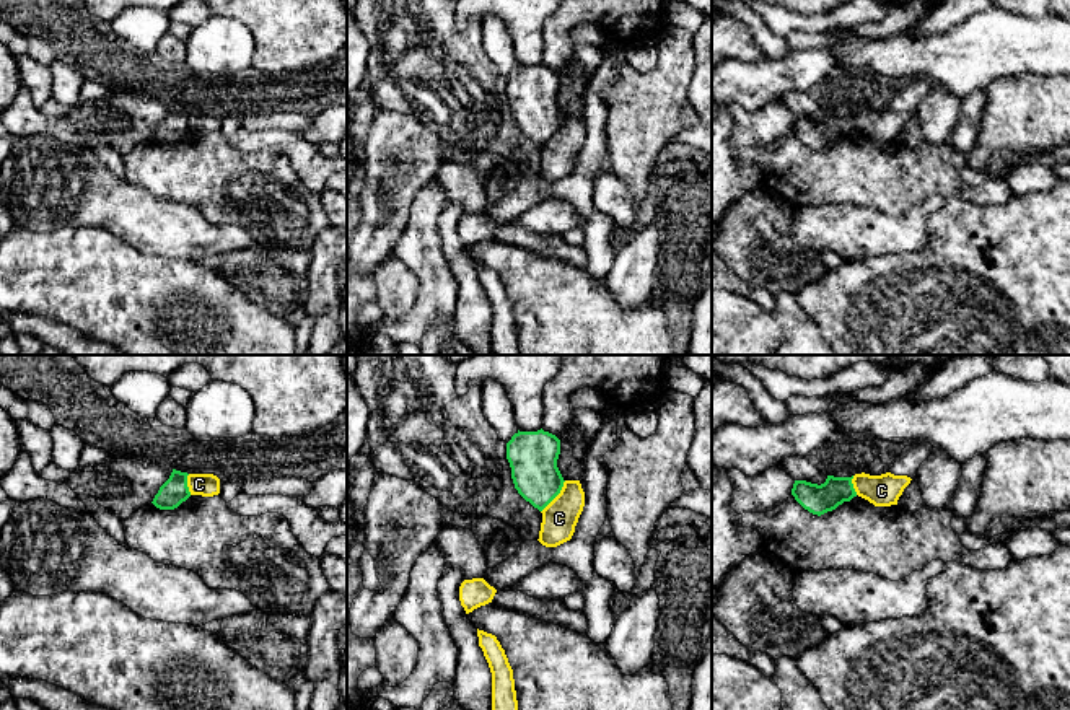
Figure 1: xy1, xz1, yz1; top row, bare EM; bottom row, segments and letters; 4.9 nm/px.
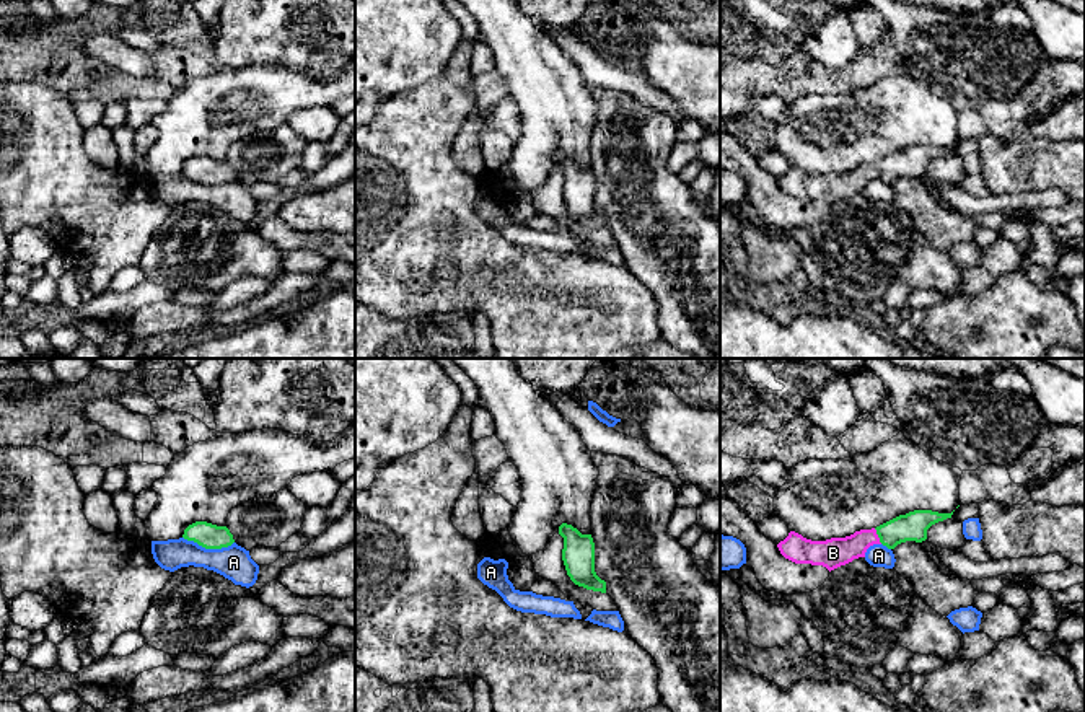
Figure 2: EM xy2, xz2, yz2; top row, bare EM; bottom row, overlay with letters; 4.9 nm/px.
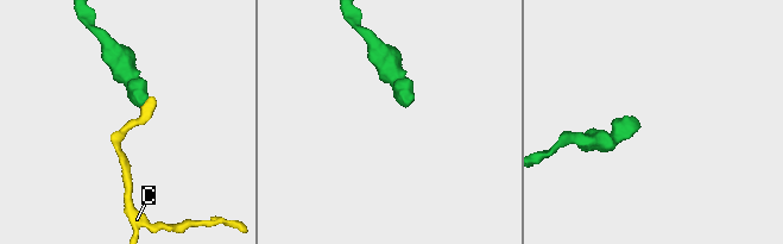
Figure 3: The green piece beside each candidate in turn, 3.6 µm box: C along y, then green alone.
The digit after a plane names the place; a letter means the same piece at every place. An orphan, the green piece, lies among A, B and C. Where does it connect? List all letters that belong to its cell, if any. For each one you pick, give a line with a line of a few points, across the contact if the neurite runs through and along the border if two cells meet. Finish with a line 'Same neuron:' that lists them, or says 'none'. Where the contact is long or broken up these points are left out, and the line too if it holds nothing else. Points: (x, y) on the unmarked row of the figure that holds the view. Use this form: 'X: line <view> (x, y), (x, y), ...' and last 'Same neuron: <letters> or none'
B: line yz2 (913, 162), (878, 171), (864, 173), (833, 188)
Same neuron: B

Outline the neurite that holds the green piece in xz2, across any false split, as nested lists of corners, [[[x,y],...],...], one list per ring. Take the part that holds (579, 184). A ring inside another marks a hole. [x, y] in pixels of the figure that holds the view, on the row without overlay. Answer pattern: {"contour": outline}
{"contour": [[[567,158],[559,161],[559,169],[564,173],[562,196],[570,215],[586,225],[606,228],[606,217],[595,207],[595,178],[591,169],[582,169]]]}

